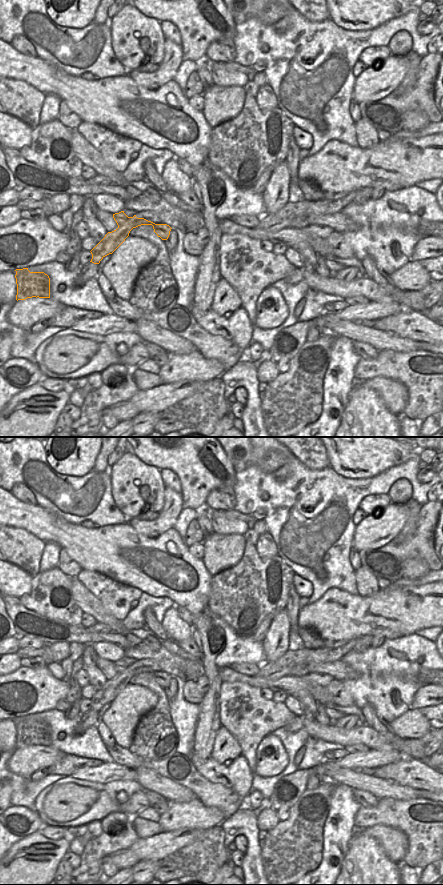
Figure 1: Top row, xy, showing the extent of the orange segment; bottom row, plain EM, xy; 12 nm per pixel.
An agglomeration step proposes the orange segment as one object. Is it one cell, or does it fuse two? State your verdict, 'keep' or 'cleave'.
cleave

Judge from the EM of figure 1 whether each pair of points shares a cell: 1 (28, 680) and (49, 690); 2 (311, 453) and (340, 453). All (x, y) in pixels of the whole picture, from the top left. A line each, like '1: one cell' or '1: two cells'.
1: one cell
2: two cells

